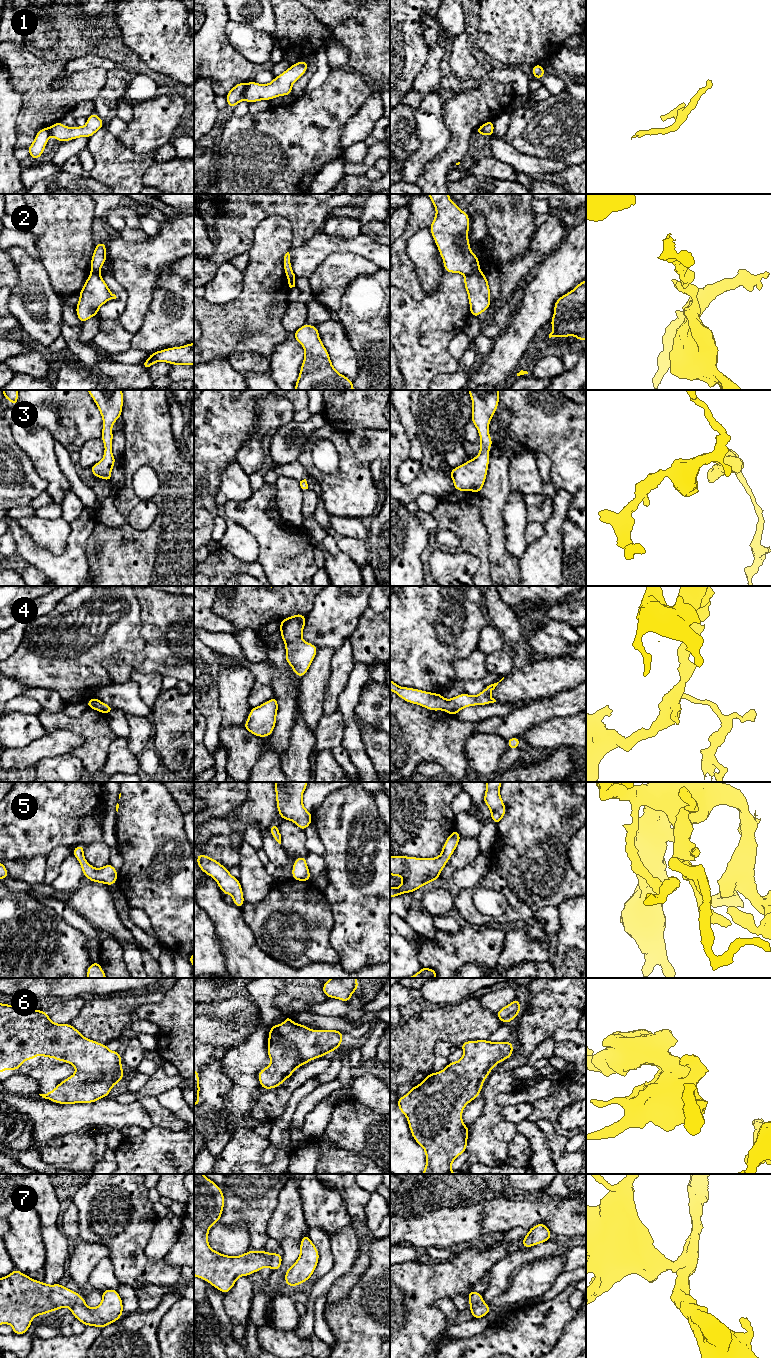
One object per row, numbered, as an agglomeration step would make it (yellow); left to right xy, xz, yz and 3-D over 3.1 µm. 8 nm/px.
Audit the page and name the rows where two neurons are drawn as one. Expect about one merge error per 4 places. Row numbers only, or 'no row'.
1, 2

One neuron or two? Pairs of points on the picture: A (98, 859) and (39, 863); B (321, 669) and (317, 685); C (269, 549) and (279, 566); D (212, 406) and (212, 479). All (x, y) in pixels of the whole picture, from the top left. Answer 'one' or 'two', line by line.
A: two
B: one
C: one
D: one

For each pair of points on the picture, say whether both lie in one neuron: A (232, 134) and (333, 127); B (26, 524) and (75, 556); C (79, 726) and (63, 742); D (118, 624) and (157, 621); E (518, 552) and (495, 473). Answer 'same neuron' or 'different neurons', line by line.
A: same neuron
B: different neurons
C: different neurons
D: different neurons
E: different neurons

